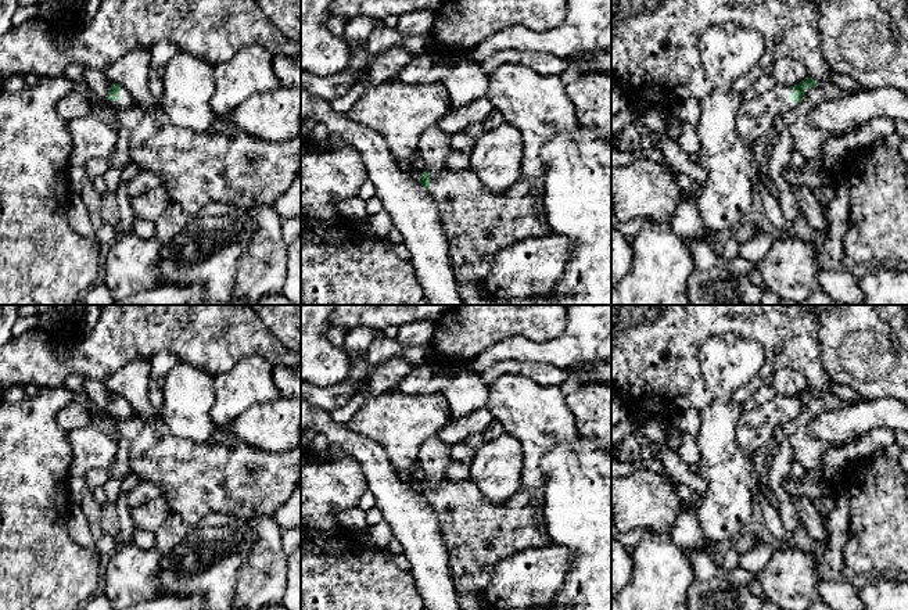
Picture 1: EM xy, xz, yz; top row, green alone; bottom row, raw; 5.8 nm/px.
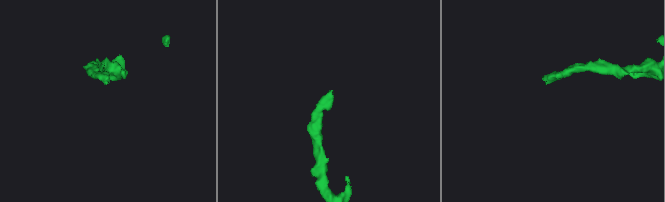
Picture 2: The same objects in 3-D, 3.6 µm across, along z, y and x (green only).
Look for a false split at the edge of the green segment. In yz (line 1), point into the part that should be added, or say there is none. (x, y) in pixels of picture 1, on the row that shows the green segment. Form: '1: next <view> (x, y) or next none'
1: next yz (756, 117)

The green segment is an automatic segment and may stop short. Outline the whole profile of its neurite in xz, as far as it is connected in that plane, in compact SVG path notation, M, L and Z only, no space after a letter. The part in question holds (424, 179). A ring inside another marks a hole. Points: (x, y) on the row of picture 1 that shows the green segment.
M438 123L430 125L419 139L417 161L423 164L421 169L410 168L412 176L424 189L445 168L446 159L452 154L452 136L444 133Z

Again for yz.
M805 78L794 86L775 86L754 100L744 101L736 118L736 130L742 141L753 146L762 134L775 126L779 114L801 103L805 90L815 87L817 80Z

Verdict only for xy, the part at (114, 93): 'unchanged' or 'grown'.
grown

